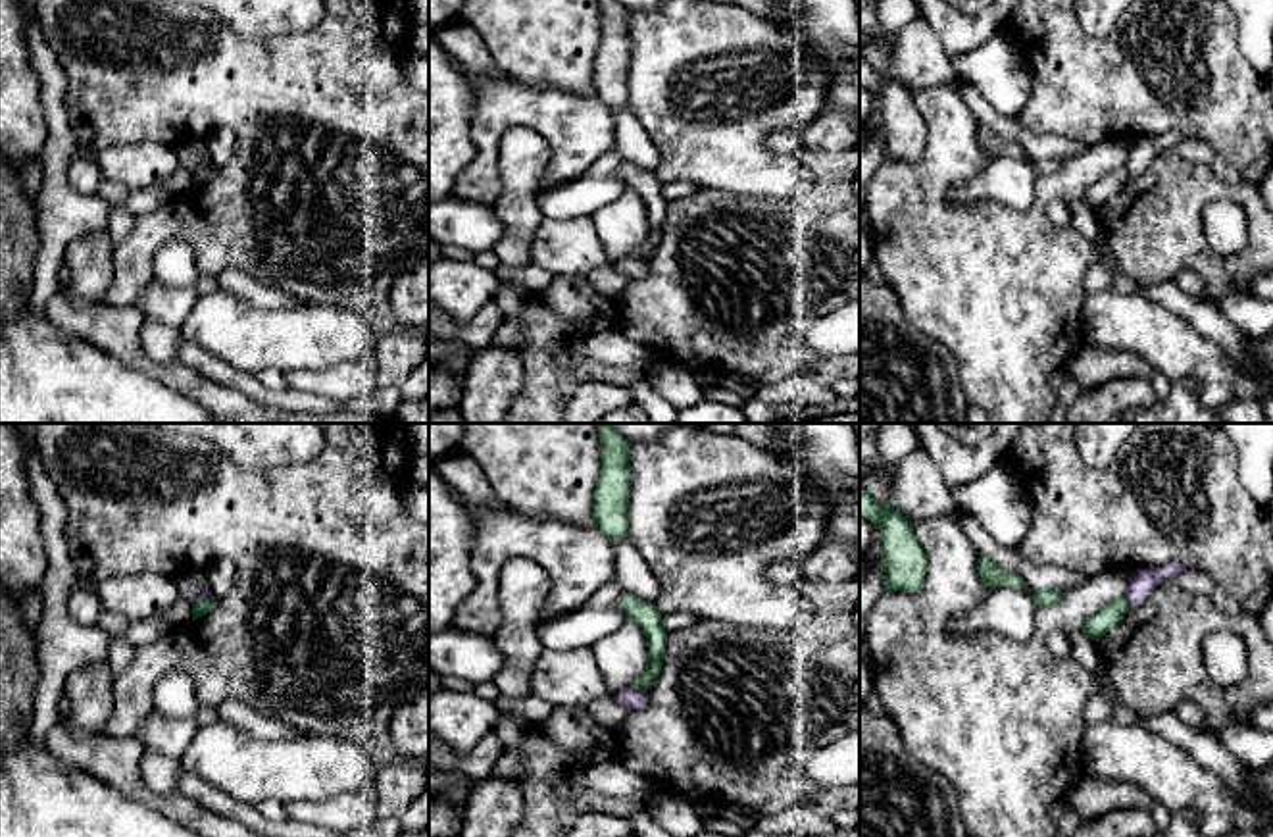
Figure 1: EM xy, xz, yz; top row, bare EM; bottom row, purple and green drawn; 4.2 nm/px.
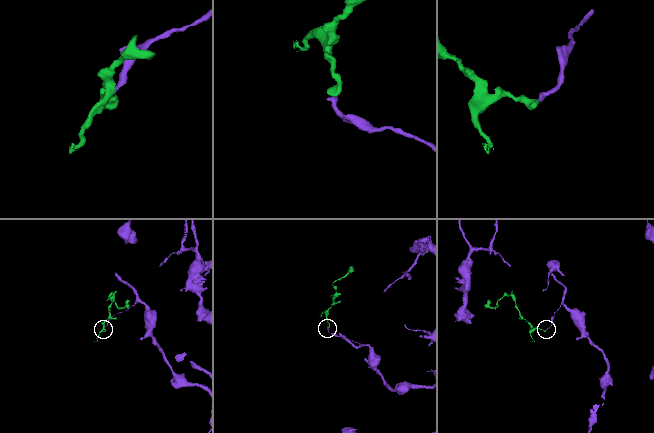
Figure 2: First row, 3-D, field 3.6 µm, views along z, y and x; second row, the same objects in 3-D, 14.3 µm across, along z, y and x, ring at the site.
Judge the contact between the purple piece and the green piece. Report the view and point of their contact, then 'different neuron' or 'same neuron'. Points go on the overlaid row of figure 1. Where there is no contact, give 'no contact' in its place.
meets purple in xz at (639, 691); different neuron

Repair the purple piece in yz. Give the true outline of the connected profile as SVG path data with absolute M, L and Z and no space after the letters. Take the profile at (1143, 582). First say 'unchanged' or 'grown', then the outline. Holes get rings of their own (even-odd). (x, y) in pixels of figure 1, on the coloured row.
unchanged; M1169 562L1158 568L1138 568L1129 577L1129 587L1123 596L1131 608L1140 606L1156 587L1173 581L1185 570L1186 566L1181 562Z

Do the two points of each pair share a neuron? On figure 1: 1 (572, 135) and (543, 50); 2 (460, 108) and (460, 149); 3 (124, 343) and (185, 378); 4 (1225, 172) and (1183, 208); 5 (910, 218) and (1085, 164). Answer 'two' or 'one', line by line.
1: two
2: one
3: one
4: two
5: one

